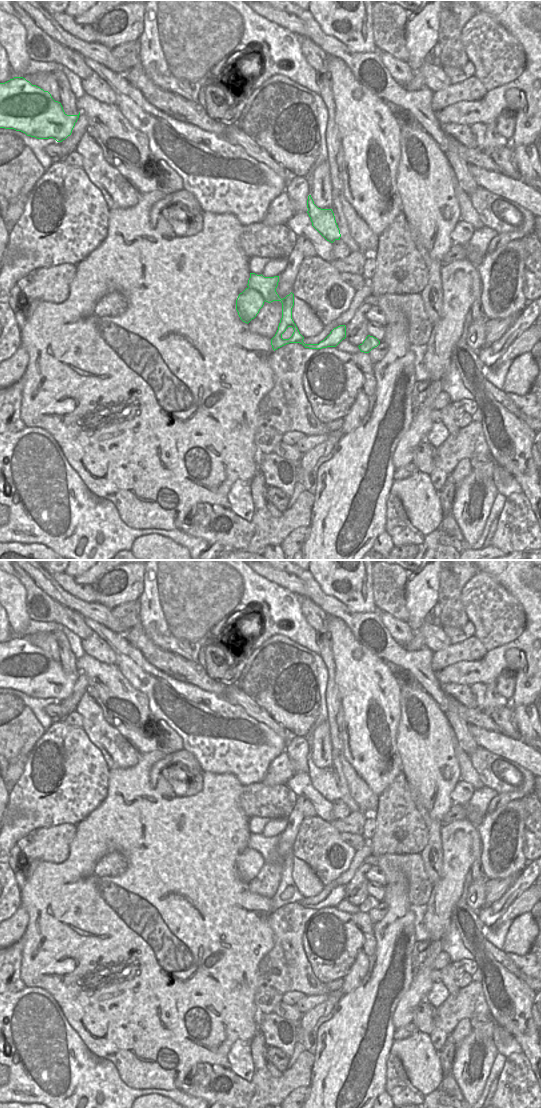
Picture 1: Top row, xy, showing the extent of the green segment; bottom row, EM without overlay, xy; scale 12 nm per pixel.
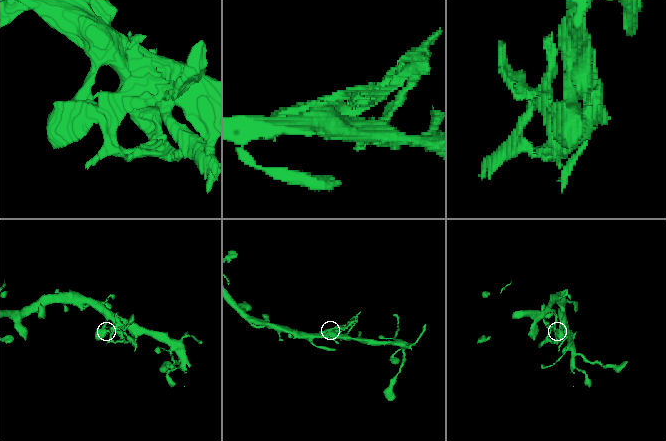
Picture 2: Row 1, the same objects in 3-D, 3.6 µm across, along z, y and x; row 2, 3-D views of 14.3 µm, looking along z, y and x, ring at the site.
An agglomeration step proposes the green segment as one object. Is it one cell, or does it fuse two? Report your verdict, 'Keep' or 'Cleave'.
Cleave

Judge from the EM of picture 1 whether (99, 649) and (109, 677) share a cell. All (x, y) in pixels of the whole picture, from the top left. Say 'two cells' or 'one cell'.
two cells

